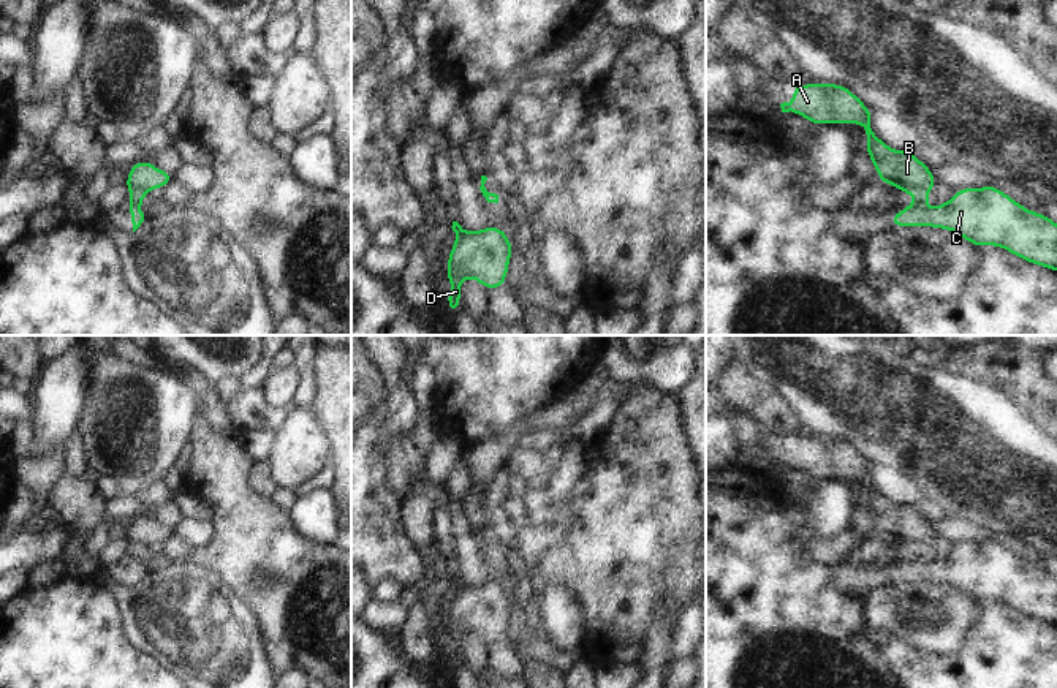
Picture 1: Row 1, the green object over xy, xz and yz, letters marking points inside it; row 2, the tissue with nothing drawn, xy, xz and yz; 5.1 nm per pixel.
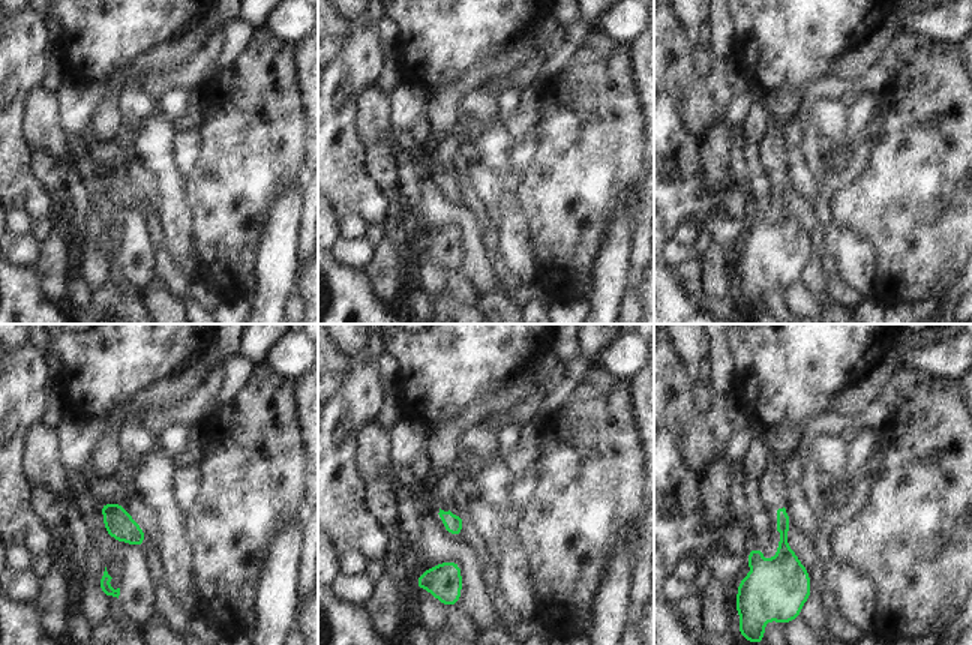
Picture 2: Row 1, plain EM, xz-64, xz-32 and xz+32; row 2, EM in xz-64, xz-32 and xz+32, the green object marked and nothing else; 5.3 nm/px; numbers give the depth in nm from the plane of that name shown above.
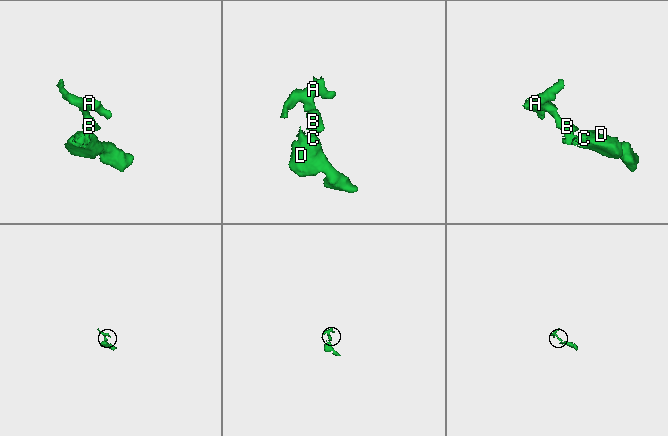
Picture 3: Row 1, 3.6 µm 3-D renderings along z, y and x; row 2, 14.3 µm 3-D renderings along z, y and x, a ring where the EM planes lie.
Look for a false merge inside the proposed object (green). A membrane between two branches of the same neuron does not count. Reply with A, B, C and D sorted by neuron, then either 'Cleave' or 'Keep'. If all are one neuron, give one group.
Groups: A B / C D. Cleave.

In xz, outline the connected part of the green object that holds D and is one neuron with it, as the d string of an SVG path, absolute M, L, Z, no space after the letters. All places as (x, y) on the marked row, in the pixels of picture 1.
M453 221L451 228L456 232L456 242L449 250L446 275L451 285L449 307L456 308L460 299L462 282L468 277L481 283L487 291L505 288L513 242L498 226L470 232L457 221Z

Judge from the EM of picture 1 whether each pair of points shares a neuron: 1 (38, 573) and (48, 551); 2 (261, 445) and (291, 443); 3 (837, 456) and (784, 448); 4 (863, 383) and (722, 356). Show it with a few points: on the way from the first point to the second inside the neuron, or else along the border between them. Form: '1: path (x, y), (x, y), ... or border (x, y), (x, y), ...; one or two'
1: border (59, 557), (43, 560), (29, 570); two
2: border (276, 430), (265, 462); two
3: path (825, 456), (796, 453); one
4: border (731, 351), (736, 359); two

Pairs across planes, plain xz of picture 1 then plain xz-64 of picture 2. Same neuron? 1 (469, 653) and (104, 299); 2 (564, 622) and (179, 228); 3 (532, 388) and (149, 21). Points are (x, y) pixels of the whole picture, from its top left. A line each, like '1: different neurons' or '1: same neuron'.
1: different neurons
2: same neuron
3: same neuron

